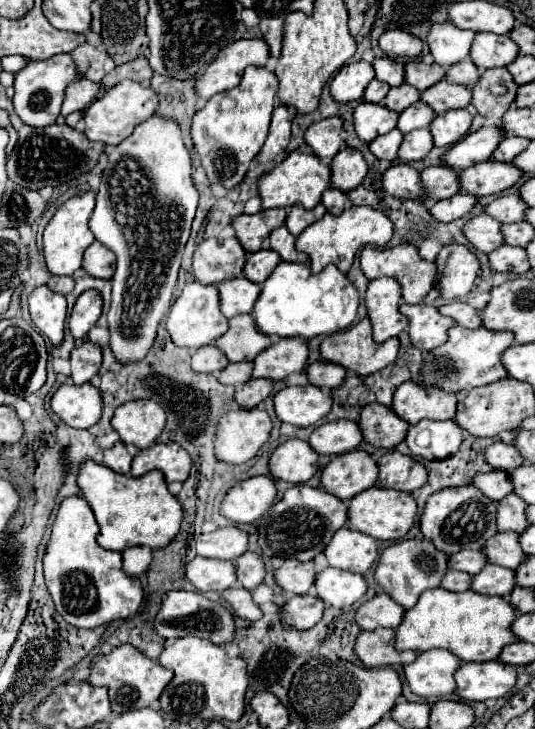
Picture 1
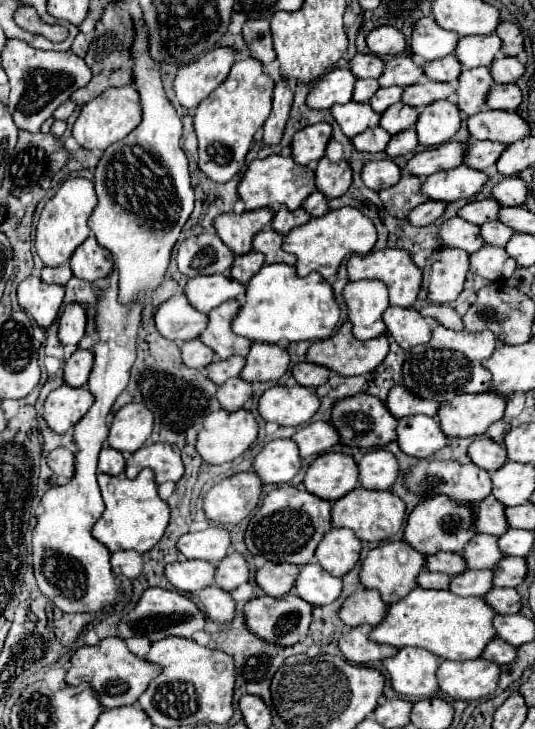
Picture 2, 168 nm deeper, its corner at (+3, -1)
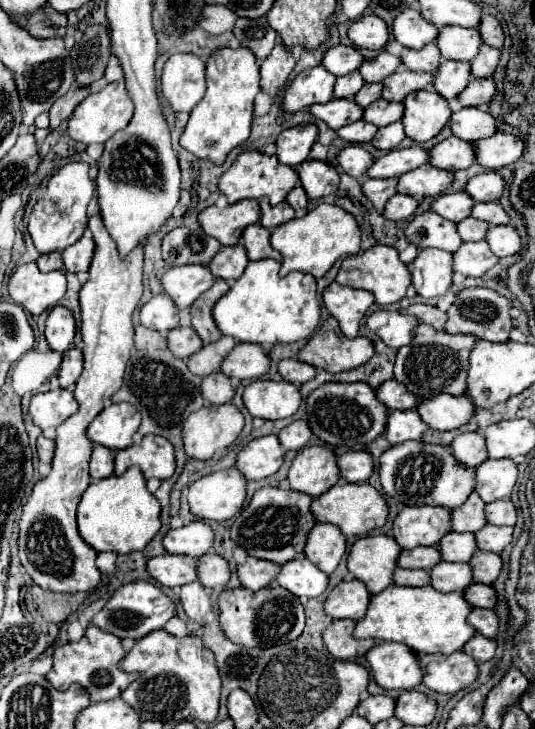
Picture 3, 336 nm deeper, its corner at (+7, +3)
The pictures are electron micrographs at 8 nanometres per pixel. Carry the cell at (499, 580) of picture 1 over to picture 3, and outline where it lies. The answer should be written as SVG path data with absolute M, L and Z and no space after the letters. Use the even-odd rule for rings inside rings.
M438 562L430 568L430 584L438 592L462 592L472 582L472 570L464 562Z

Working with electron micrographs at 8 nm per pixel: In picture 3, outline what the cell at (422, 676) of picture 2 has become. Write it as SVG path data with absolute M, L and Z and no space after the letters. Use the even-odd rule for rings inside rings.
M378 642L366 654L372 676L386 690L412 690L422 682L422 670L416 654L404 644Z

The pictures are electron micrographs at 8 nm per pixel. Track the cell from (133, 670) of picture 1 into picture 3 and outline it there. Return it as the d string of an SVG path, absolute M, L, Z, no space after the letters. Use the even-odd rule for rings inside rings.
M94 624L88 626L86 634L82 636L82 640L78 642L68 642L64 646L58 646L54 650L54 666L52 670L46 674L48 682L56 688L56 690L68 690L70 684L78 682L82 684L92 702L102 702L102 700L112 700L116 696L122 694L122 690L134 682L134 678L138 674L128 674L122 672L118 668L118 662L124 658L124 648L120 644L120 638L116 638L114 634L106 634L104 630L96 628Z

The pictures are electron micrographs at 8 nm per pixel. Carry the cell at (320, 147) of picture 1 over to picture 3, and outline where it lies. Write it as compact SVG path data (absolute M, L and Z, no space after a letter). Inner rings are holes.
M300 124L294 128L284 130L276 140L276 156L286 166L300 166L316 142L318 128L316 124Z

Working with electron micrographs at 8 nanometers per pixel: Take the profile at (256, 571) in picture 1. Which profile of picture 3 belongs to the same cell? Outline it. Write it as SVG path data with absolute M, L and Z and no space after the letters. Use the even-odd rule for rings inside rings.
M204 554L196 560L198 582L208 588L222 588L230 580L228 562L218 554Z

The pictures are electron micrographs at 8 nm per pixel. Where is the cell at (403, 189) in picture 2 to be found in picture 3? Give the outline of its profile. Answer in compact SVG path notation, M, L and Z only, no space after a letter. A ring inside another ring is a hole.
M368 178L368 180L362 180L360 184L364 190L364 196L372 202L372 206L378 212L382 212L386 200L396 194L396 178Z

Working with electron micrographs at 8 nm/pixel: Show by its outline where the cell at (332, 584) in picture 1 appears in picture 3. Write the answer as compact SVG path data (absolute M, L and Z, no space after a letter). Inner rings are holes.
M298 558L282 564L280 574L276 576L276 584L298 598L314 598L326 590L328 576L322 570L316 570L308 558Z

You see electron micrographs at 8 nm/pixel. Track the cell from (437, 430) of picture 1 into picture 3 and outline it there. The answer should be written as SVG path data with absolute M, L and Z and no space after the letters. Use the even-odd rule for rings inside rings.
M390 410L384 434L390 444L402 444L406 440L420 440L426 430L428 430L428 426L422 422L422 418L416 410L408 410L408 412Z

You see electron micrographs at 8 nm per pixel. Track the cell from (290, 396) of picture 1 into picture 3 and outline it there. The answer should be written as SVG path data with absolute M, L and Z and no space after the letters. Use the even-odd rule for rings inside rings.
M254 380L244 388L242 400L254 418L280 420L290 418L298 410L302 396L298 388L290 382Z

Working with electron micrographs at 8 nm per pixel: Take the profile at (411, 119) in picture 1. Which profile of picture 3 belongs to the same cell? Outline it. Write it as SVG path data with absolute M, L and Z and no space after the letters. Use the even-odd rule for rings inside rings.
M378 98L376 102L372 102L372 106L366 106L364 108L364 120L382 128L382 126L388 126L392 122L398 122L402 120L402 114L404 114L404 104L402 102L388 102L384 98Z

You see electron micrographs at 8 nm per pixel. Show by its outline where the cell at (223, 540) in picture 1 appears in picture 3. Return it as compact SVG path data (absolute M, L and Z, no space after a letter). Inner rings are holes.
M192 520L178 530L168 530L162 540L168 554L186 554L200 558L214 544L212 528L202 520Z

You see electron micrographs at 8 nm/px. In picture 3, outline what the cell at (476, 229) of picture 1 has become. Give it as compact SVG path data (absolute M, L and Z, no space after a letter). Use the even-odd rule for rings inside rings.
M424 212L414 216L412 222L406 224L404 236L410 244L416 244L420 248L440 248L440 250L456 250L462 240L456 234L456 224L434 214Z

